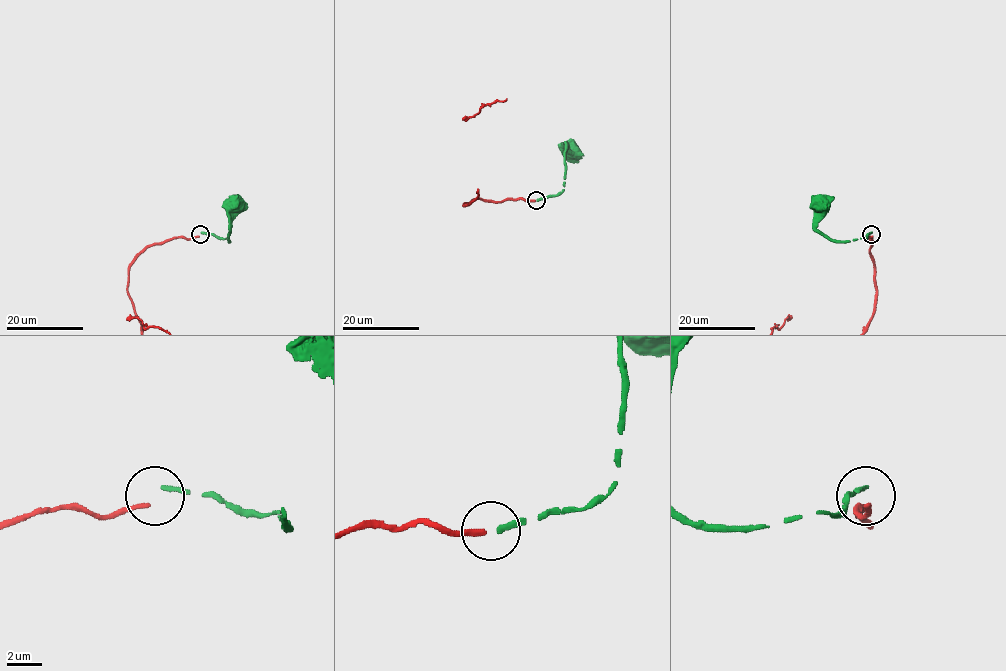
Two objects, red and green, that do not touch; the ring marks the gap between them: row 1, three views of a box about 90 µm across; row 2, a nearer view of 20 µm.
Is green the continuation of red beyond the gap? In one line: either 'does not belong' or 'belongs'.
does not belong

